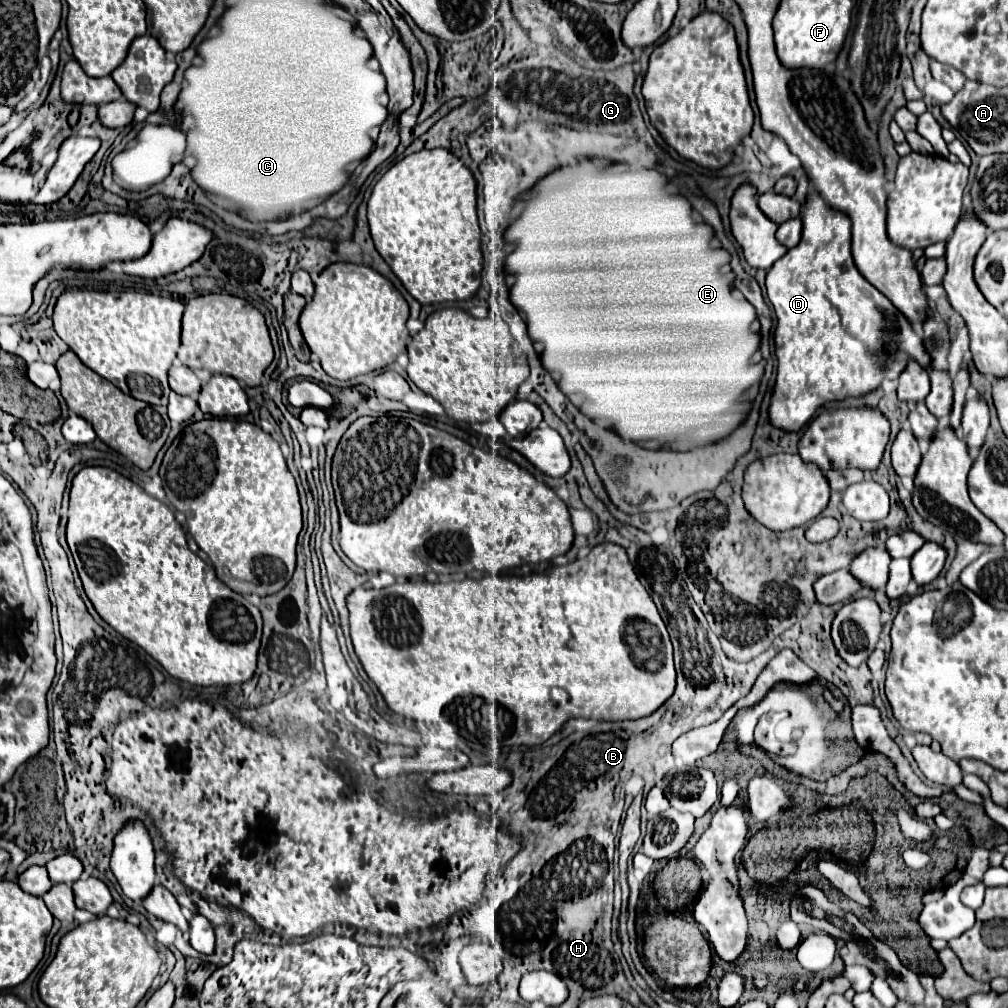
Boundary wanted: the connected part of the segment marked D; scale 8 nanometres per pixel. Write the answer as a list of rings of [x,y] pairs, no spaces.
[[[812,190],[808,194],[806,202],[802,204],[802,240],[800,240],[800,244],[790,248],[782,260],[774,262],[774,266],[768,270],[768,276],[766,276],[766,288],[768,288],[768,298],[770,298],[772,306],[774,306],[776,318],[778,318],[778,324],[776,324],[776,330],[774,330],[776,356],[778,356],[778,374],[776,374],[776,386],[774,386],[772,404],[770,404],[770,420],[772,420],[774,426],[784,428],[784,430],[800,430],[816,414],[816,408],[820,408],[828,400],[842,400],[846,396],[862,396],[862,394],[870,392],[872,388],[876,388],[884,378],[898,378],[900,372],[906,368],[906,364],[910,360],[914,360],[918,364],[924,364],[922,368],[926,368],[930,372],[930,354],[926,352],[920,336],[912,330],[908,320],[864,276],[860,276],[858,268],[854,266],[852,252],[850,252],[850,218],[846,214],[830,208],[816,190]]]

